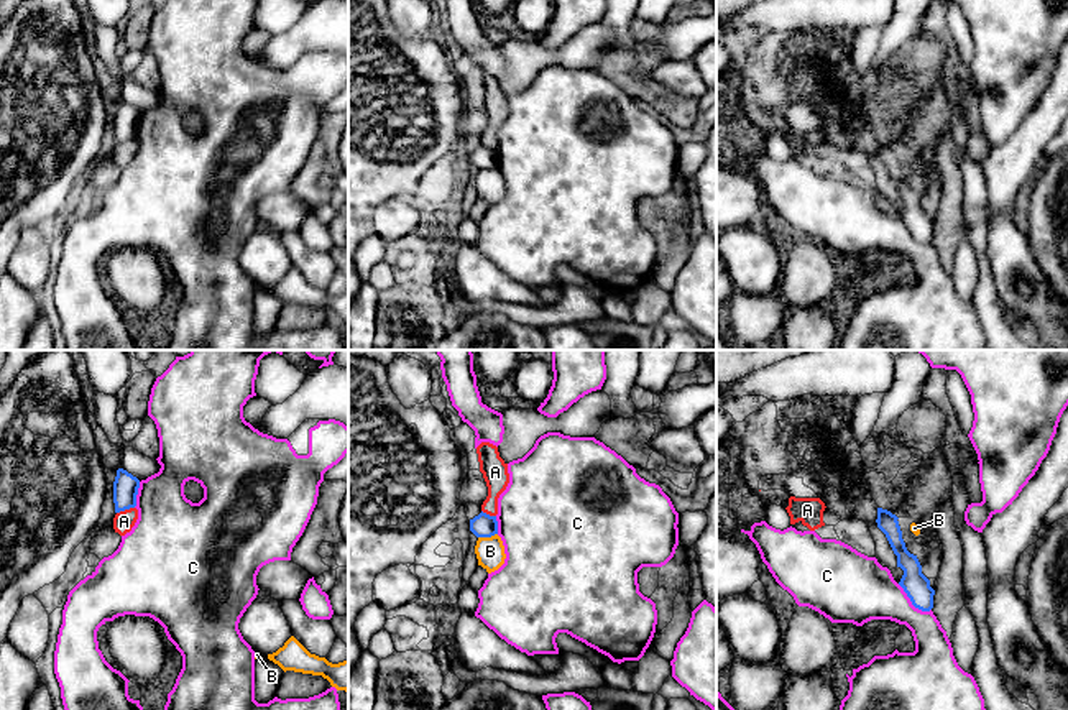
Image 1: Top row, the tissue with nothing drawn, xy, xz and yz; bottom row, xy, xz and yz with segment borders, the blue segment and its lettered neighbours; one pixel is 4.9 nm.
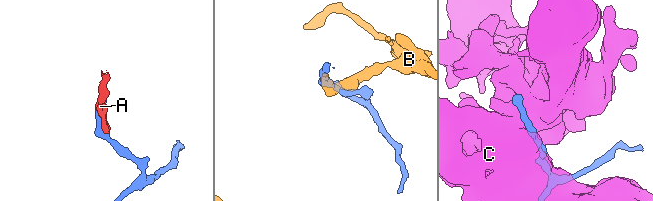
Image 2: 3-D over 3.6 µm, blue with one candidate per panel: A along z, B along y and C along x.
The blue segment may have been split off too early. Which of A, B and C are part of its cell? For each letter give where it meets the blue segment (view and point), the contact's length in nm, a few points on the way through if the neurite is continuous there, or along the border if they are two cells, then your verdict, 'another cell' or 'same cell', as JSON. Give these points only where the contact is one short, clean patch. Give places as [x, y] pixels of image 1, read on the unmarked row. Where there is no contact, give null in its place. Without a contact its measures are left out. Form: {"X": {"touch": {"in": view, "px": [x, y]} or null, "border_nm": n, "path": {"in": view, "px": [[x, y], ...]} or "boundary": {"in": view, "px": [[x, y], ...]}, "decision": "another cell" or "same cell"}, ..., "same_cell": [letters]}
{"A": {"touch": {"in": "xy", "px": [125, 140]}, "border_nm": 90, "boundary": {"in": "xy", "px": [[133, 138], [117, 145]]}, "decision": "another cell"}, "B": {"touch": {"in": "xz", "px": [487, 168]}, "border_nm": 100, "decision": "another cell"}, "C": {"touch": {"in": "yz", "px": [912, 235]}, "border_nm": 220, "decision": "another cell"}, "same_cell": []}

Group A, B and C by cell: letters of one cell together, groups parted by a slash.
A / B / C

